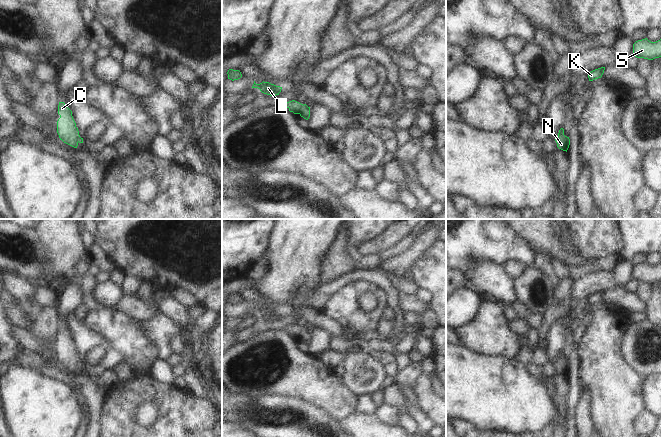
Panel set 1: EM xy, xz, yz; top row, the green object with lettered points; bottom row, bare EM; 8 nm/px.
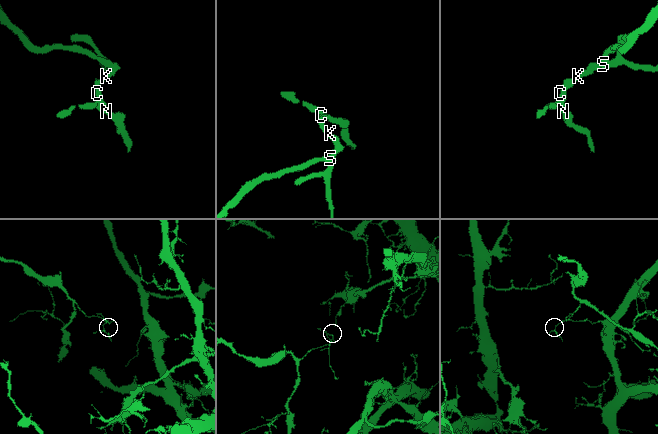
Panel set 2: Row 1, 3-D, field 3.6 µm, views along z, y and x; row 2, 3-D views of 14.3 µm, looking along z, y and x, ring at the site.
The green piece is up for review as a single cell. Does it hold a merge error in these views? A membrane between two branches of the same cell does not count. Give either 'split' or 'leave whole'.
leave whole

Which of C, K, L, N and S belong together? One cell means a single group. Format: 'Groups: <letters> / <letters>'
Groups: C K L N S.

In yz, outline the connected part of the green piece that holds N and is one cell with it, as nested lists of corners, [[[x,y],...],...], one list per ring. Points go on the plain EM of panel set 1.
[[[563,352],[559,354],[558,360],[555,362],[555,365],[559,373],[567,376],[569,369],[570,369],[570,363],[569,361],[564,359]]]

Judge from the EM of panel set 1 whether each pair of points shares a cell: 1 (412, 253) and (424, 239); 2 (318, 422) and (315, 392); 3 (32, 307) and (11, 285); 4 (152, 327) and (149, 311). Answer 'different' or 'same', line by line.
1: same
2: different
3: same
4: different

